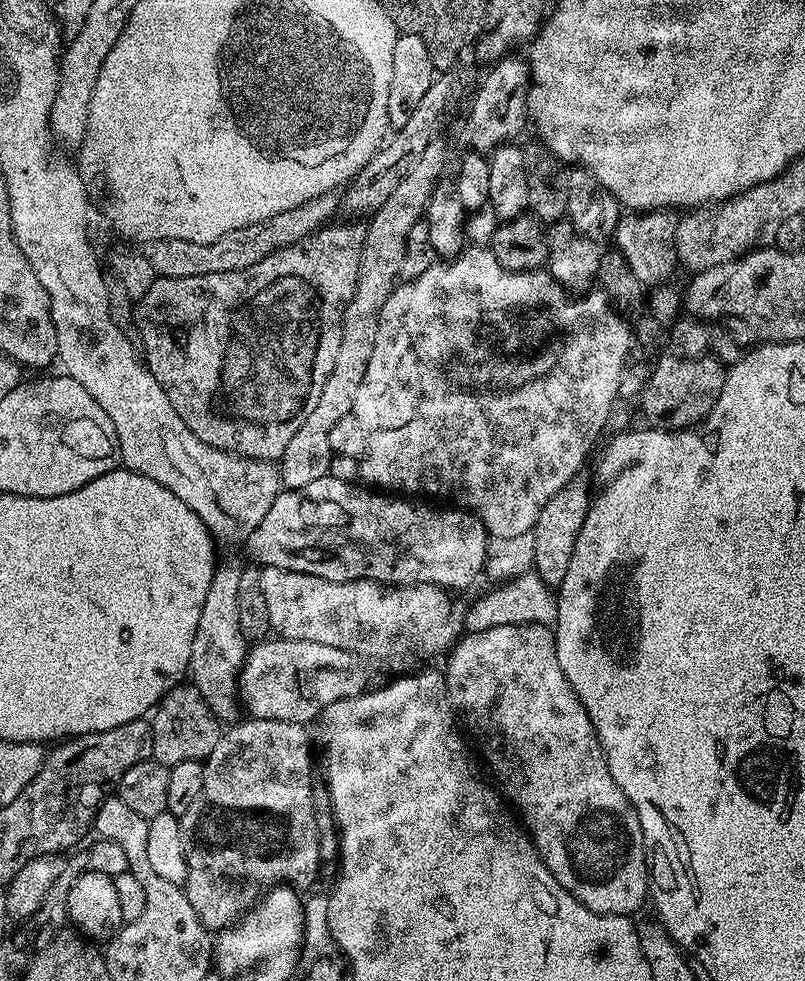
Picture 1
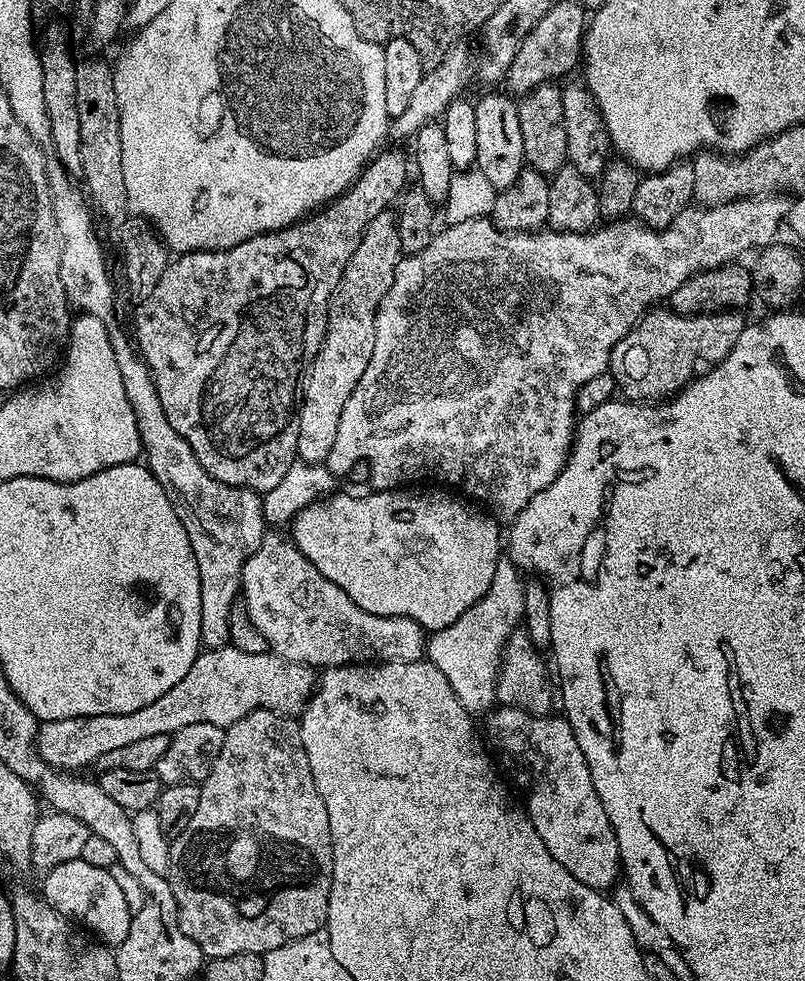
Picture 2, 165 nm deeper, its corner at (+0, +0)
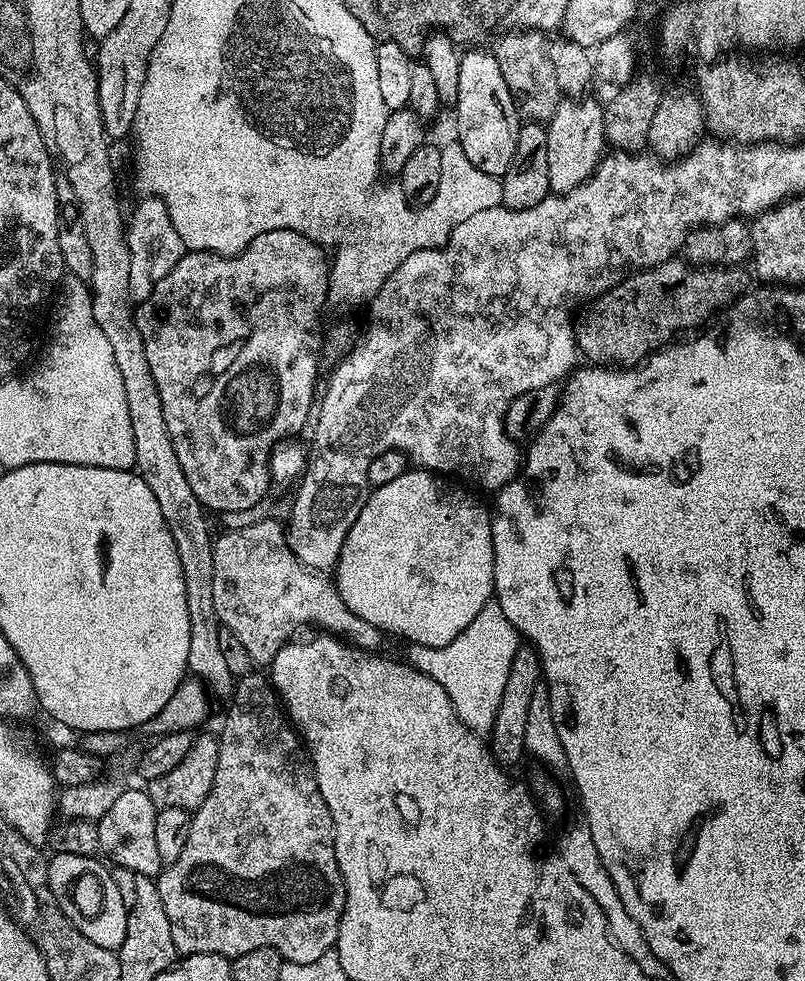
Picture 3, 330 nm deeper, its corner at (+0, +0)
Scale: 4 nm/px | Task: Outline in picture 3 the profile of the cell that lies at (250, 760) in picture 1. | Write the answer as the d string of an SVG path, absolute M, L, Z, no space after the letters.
M256 670L248 676L239 677L235 681L230 703L232 705L228 708L224 729L218 732L220 749L218 770L214 770L214 786L210 786L206 802L202 802L202 806L192 812L190 835L186 838L186 847L182 849L178 862L167 865L156 880L156 889L160 891L162 906L166 906L166 918L170 918L170 938L174 938L174 946L180 954L218 954L225 958L235 958L259 947L272 947L290 963L313 962L327 951L335 949L338 926L346 902L344 879L338 870L338 858L334 850L332 815L318 790L312 762L308 759L301 737L290 723L269 677L259 676L259 671Z

